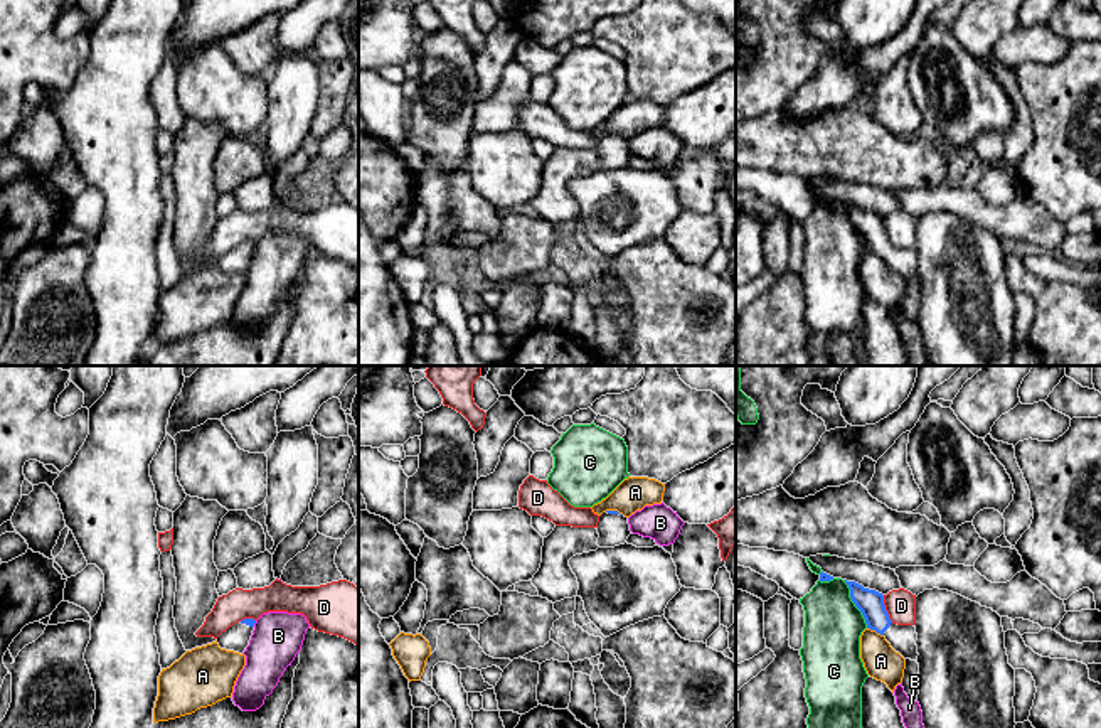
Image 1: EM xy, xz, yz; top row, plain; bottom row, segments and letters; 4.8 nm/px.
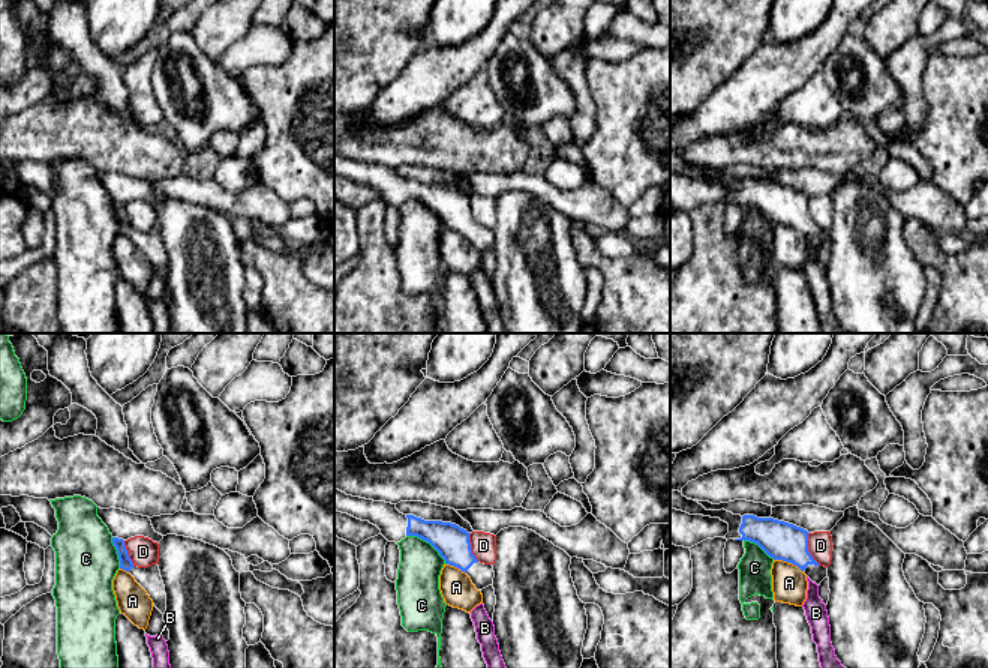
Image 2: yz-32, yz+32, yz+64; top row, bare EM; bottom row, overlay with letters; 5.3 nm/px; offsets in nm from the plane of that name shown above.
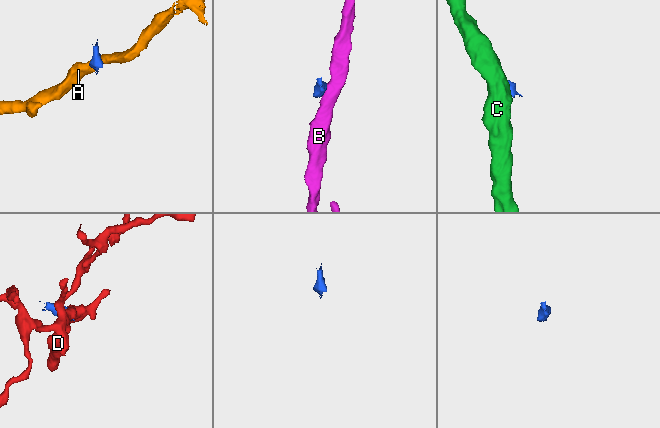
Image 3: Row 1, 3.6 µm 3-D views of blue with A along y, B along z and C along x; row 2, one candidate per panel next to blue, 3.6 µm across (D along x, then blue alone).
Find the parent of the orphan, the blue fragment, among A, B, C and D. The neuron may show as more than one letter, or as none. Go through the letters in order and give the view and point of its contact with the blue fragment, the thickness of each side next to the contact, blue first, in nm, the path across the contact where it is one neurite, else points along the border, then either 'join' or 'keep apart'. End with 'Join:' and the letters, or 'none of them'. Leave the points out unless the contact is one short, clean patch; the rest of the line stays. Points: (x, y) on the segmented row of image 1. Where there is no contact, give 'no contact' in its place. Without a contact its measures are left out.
A: meets blue in yz at (876, 631); 120 nm thick on the blue side, 170 nm on the other; border along yz (867, 627), (882, 636); keep apart
B: meets blue in xy at (255, 622); 40 nm thick on the blue side, 240 nm on the other; border along xy (256, 620), (253, 626); keep apart
C: meets blue in yz at (854, 602); 120 nm thick on the blue side, 280 nm on the other; border along yz (844, 580), (849, 597), (867, 627); keep apart
D: meets blue in yz at (884, 609); 120 nm thick on the blue side, 140 nm on the other; border along yz (882, 595), (882, 604), (893, 622); keep apart
Join: none of them

